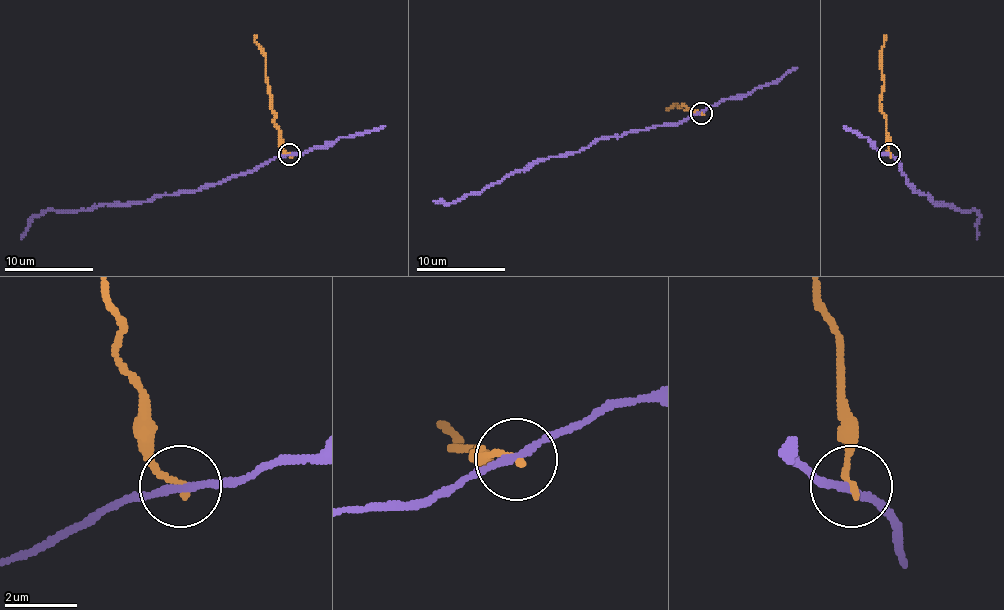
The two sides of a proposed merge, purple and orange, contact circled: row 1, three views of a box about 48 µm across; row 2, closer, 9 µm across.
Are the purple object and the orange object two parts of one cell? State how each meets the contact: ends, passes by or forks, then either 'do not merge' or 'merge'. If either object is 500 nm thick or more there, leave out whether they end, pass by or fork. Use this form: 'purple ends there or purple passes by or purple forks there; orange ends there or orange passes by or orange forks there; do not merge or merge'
purple passes by; orange ends there; do not merge

